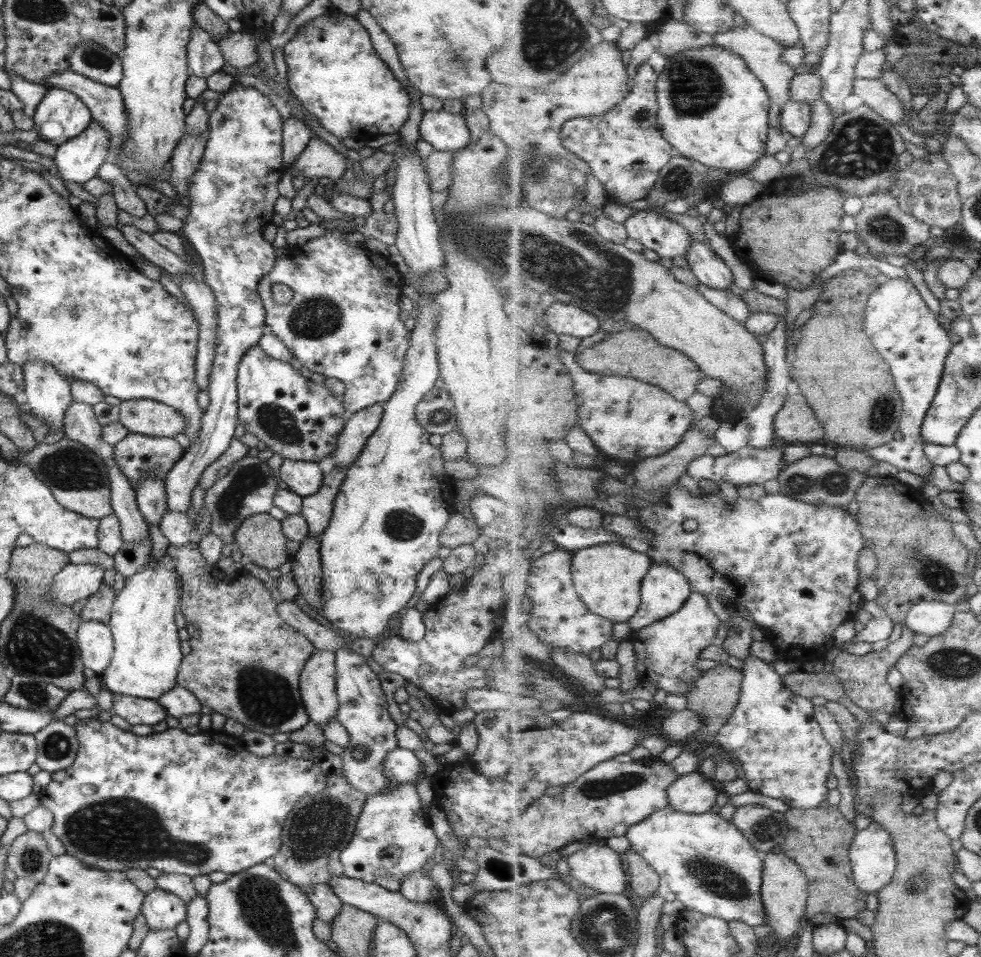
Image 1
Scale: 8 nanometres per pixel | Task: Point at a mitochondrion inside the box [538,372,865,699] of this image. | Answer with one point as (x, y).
(835, 484)

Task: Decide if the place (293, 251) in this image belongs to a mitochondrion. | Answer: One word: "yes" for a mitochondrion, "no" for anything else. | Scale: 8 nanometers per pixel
no

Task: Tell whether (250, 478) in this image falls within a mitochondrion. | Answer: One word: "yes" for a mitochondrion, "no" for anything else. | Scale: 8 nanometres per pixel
yes

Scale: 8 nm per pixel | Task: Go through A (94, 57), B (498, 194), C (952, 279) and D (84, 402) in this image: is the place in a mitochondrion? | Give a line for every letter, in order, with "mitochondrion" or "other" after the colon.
A: mitochondrion
B: mitochondrion
C: other
D: other

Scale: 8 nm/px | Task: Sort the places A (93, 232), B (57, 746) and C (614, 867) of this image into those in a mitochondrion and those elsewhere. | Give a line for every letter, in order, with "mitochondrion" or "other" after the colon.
A: other
B: mitochondrion
C: other

